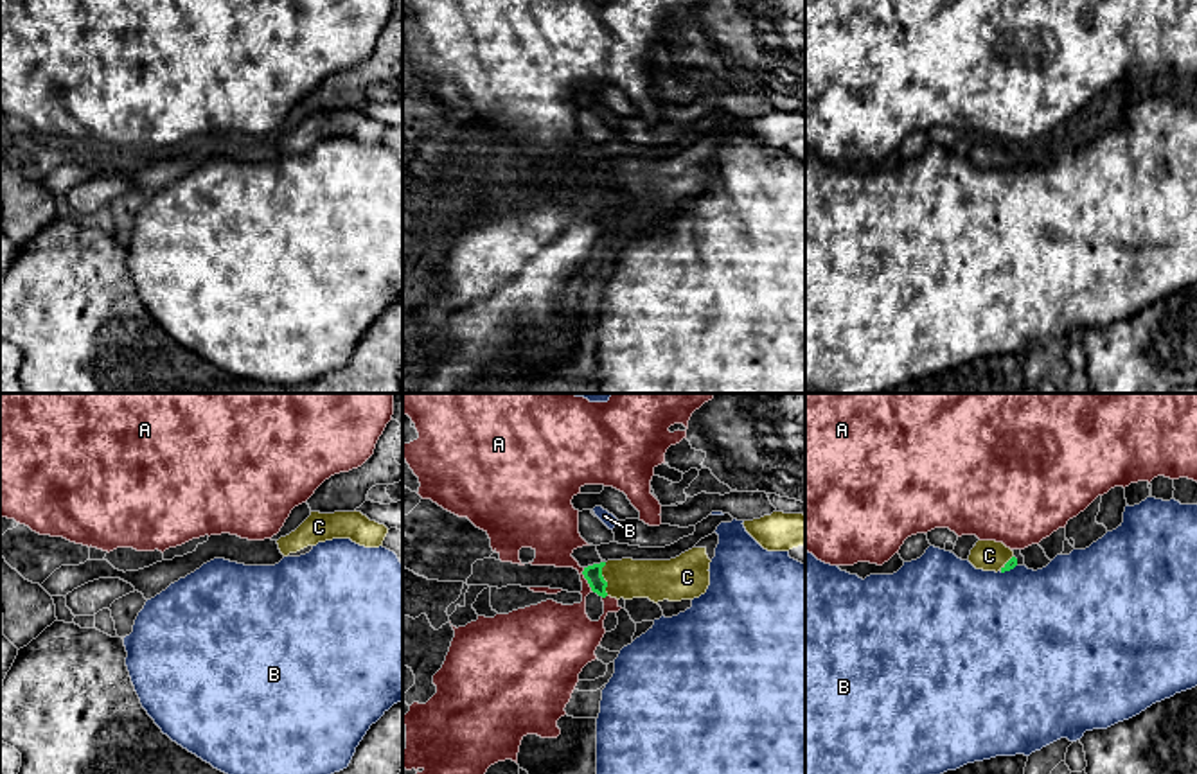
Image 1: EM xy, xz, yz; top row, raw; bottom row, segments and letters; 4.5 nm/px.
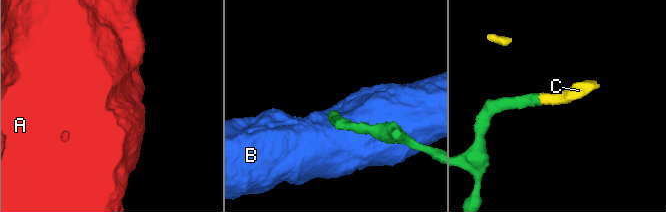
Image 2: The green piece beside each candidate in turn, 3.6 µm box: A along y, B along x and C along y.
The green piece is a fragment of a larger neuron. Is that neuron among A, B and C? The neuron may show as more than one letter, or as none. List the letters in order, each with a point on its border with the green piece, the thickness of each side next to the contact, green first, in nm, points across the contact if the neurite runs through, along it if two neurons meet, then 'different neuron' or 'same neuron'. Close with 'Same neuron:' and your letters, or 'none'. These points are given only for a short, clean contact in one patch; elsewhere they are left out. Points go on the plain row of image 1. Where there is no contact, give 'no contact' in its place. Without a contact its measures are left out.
A: contact xz (586, 176); calibres 80 and 240 nm; border xz (583, 166), (583, 175), (594, 189); different neuron
B: contact yz (1007, 167); calibres 50 and 500 nm; border yz (1016, 162), (1000, 169); different neuron
C: contact xz (602, 176); calibres 80 and 180 nm; way xz (592, 171), (602, 176), (628, 176); same neuron
Same neuron: C

